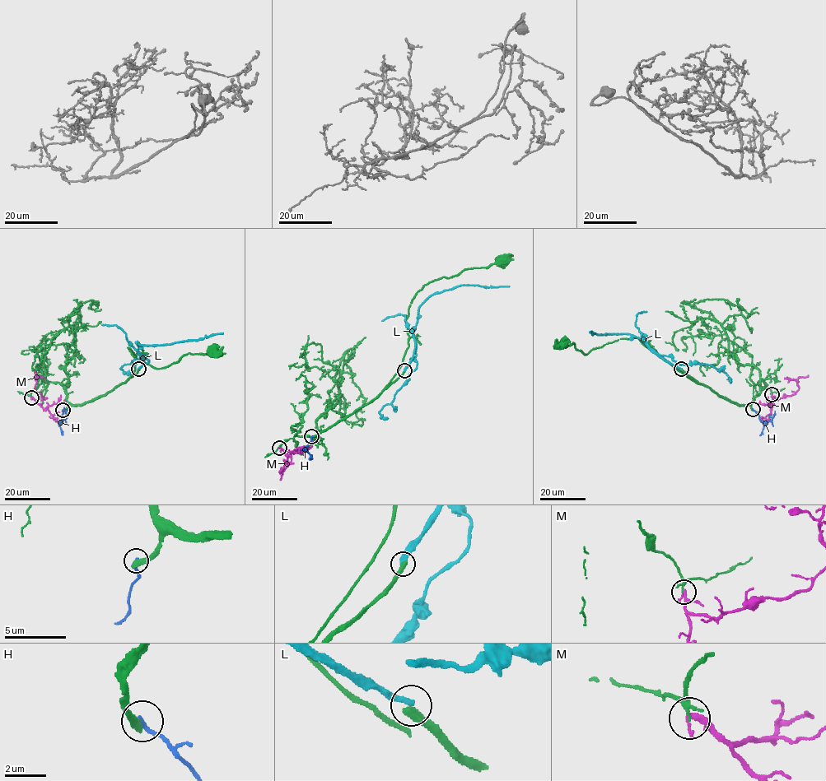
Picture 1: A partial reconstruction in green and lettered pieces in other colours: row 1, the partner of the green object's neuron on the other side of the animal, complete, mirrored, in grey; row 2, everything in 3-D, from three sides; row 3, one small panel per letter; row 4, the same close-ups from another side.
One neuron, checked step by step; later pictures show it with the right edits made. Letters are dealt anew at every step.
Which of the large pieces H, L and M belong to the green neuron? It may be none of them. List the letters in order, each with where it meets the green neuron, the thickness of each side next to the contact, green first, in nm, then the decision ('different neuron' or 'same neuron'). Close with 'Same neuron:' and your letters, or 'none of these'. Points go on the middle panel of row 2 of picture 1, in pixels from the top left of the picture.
H: (311, 436) | 320/200 nm | different neuron
L: (404, 370) | 400/320 nm | different neuron
M: (279, 448) | 120/280 nm | different neuron
Same neuron: none of these

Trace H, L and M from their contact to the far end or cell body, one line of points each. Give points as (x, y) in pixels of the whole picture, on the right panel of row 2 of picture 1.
H: (753, 409), (763, 422), (770, 420), (775, 411)
L: (681, 369), (660, 357), (636, 337), (628, 334), (591, 335), (589, 332)
M: (772, 394), (772, 398), (779, 399), (792, 395), (799, 389), (797, 382), (786, 377)

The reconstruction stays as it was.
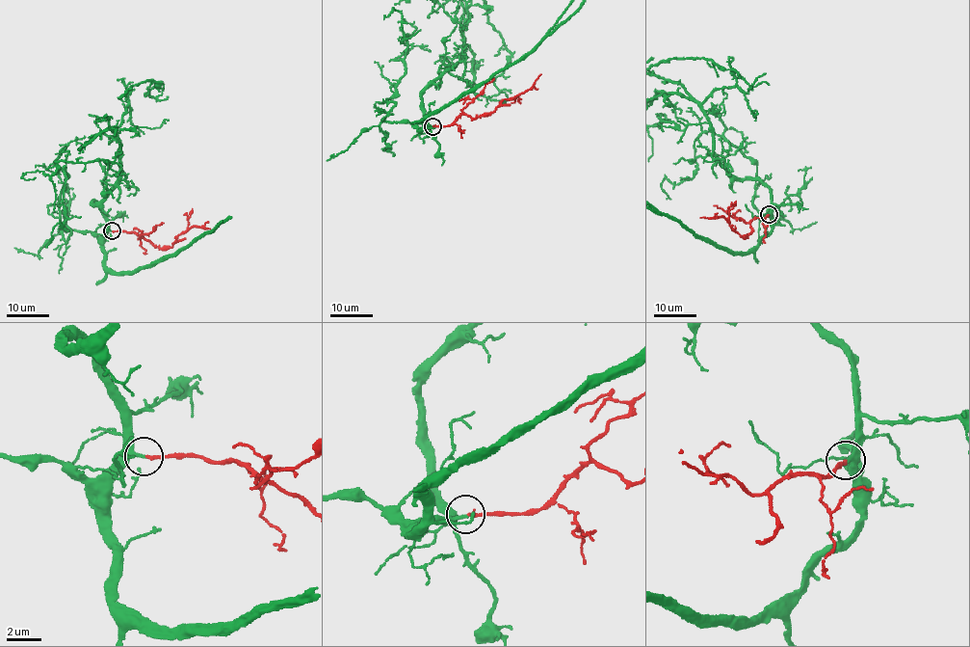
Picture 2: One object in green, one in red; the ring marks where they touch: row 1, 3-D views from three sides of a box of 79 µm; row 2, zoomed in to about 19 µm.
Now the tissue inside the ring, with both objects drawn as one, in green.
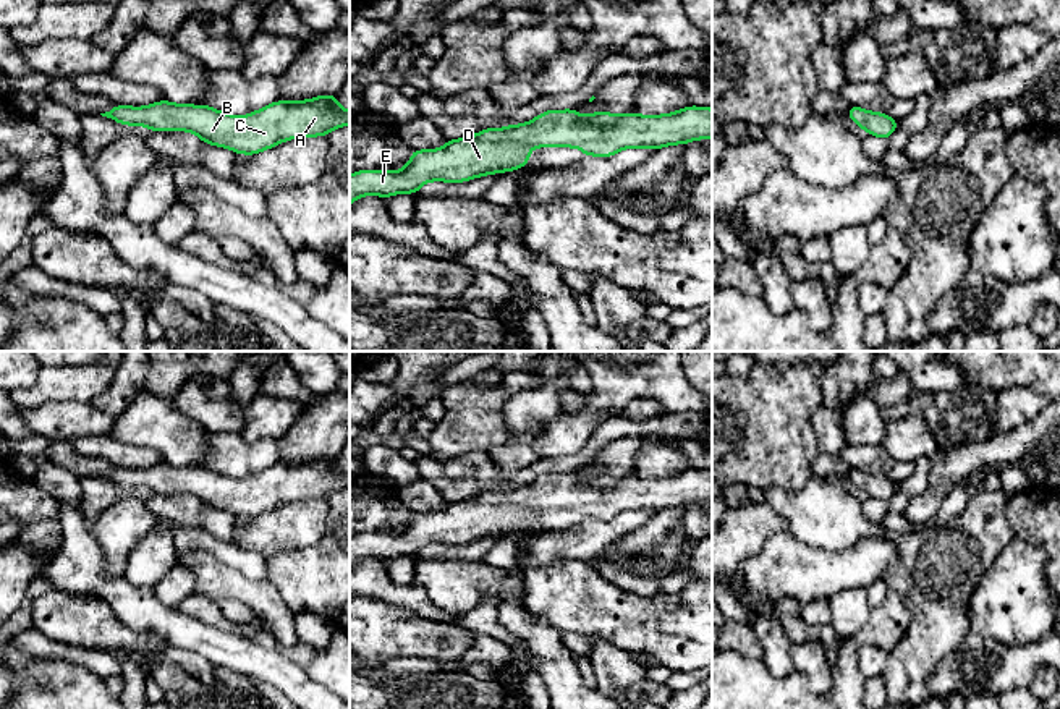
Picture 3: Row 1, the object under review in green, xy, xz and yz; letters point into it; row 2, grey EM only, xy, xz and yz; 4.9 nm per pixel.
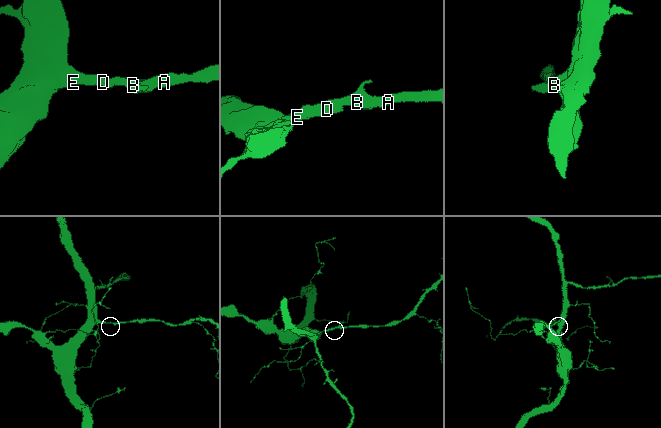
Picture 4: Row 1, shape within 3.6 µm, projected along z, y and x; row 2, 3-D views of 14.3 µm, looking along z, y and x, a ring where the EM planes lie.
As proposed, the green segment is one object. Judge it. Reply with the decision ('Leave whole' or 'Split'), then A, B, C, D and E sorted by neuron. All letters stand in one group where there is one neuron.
Leave whole. Groups: A B C D E

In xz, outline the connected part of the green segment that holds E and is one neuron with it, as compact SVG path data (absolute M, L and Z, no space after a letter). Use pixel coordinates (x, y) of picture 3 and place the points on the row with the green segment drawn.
M689 105L667 115L613 115L594 112L581 117L576 108L549 110L534 120L500 129L484 128L469 138L450 139L443 147L432 151L413 149L413 157L400 170L361 170L350 175L350 206L361 196L416 194L429 181L461 183L484 175L513 172L529 163L531 147L579 147L584 155L612 157L621 149L660 149L673 144L688 144L694 139L712 138L712 108Z

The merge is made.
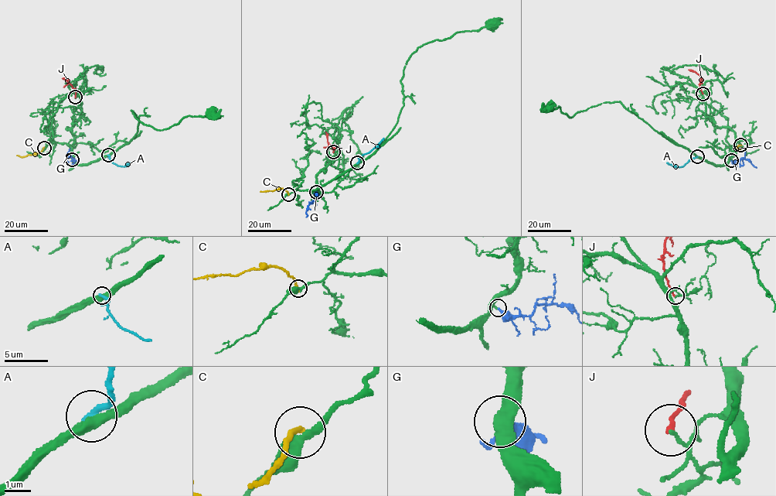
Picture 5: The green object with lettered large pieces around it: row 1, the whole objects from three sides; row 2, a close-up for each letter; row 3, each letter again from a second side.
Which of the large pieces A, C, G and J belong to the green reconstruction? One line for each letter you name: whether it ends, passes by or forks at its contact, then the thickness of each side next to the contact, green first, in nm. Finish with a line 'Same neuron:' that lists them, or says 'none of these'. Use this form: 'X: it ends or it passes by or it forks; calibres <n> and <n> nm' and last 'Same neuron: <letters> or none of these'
G: it ends; calibres 280 and 200 nm
Same neuron: G

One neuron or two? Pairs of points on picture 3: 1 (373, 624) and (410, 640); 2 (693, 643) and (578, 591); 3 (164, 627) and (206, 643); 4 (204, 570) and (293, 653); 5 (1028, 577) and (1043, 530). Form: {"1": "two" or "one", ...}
{"1": "one", "2": "one", "3": "one", "4": "two", "5": "two"}

